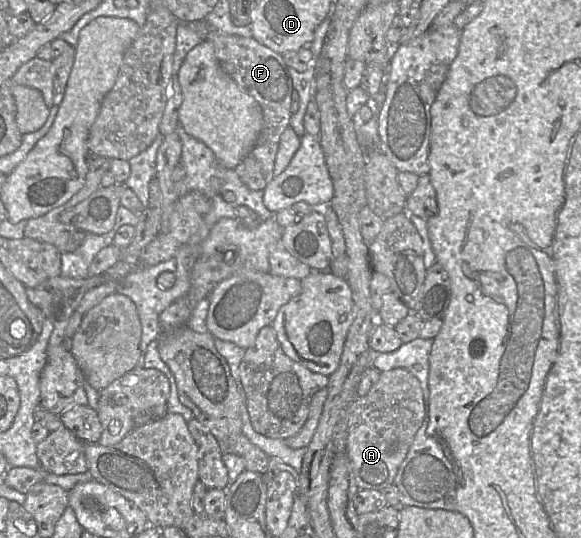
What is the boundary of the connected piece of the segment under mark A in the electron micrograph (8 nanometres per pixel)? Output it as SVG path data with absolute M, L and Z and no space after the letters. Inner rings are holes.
M405 368L381 371L368 393L348 408L346 455L358 488L383 490L394 483L424 418L423 392L418 379Z

